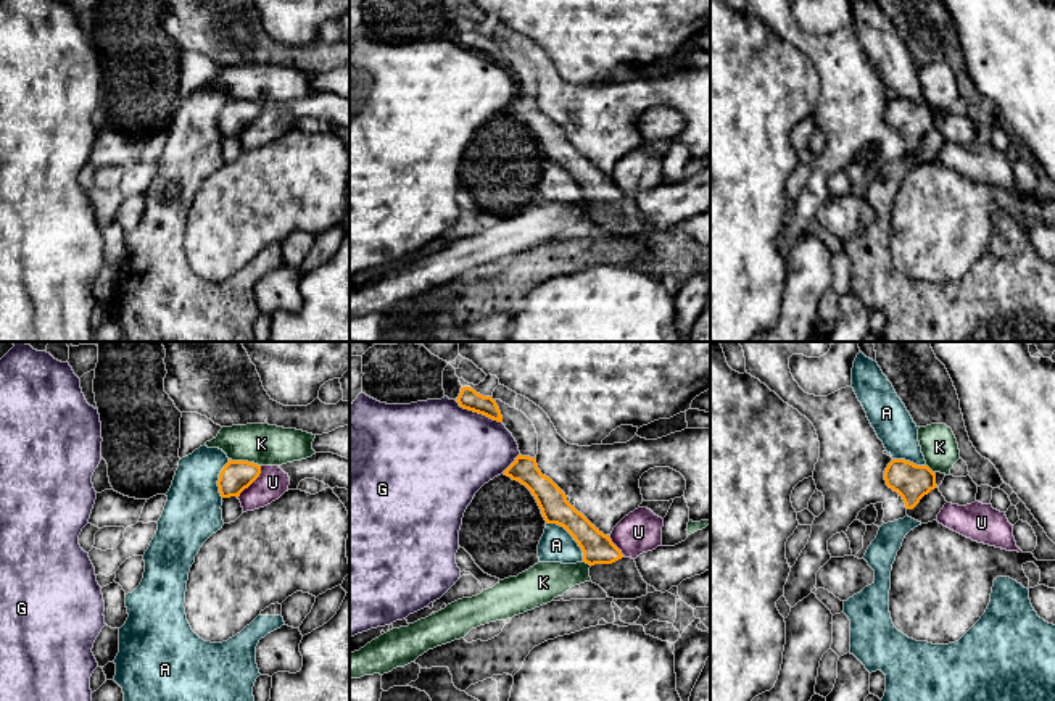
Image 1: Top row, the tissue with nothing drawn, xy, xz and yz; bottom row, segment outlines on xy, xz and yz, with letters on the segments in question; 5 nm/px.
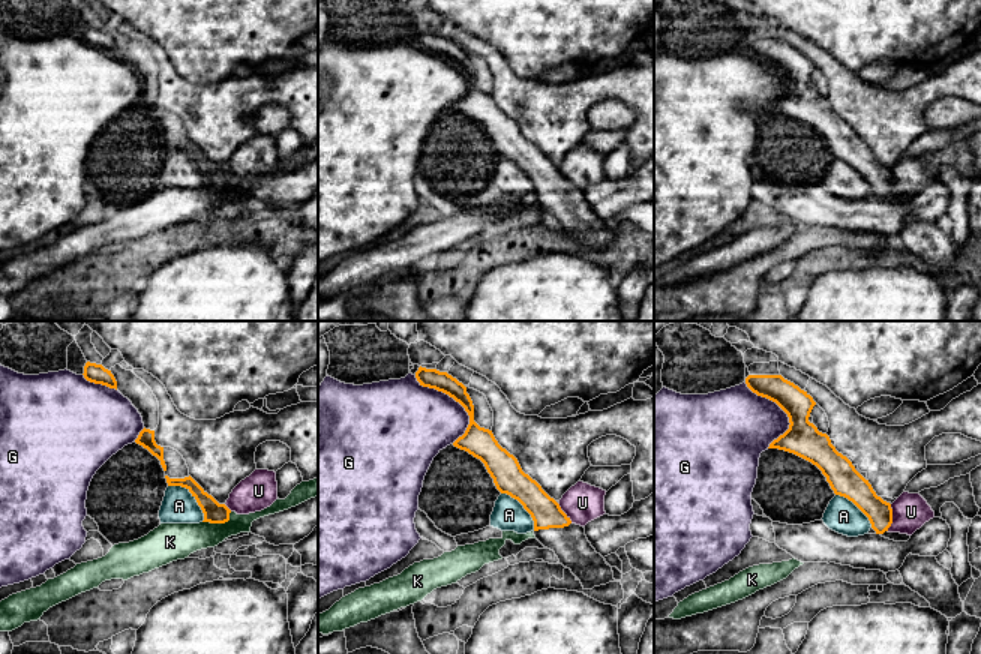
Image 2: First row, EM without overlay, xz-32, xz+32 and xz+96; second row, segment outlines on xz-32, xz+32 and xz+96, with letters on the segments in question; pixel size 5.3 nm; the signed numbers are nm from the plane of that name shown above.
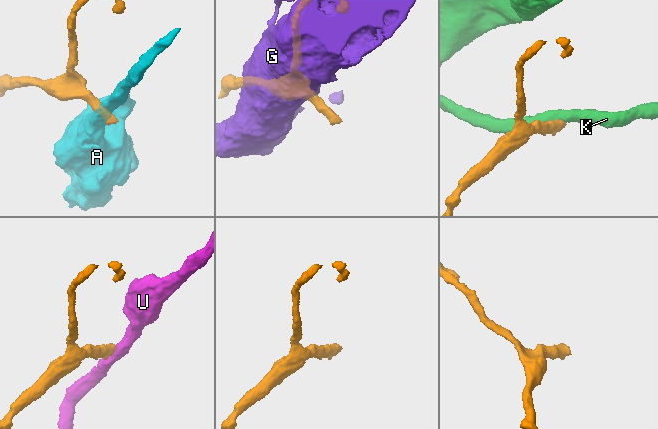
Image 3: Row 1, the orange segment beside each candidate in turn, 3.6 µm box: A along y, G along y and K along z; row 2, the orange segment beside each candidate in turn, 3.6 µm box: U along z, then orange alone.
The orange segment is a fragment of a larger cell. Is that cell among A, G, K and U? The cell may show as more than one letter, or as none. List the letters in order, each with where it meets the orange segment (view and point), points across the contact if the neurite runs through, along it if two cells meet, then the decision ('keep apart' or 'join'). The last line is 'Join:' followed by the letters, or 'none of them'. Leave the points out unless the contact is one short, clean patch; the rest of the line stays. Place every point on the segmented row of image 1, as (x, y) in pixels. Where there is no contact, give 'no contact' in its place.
A: meets orange in xz at (570, 534); border along xz (546, 522), (561, 526), (577, 543), (583, 559); keep apart
G: meets orange in xz at (479, 413); keep apart
K: meets orange in xy at (245, 461); border along xy (229, 458), (253, 461), (260, 466); keep apart
U: meets orange in xy at (252, 482); border along xy (261, 466), (261, 472), (237, 497); keep apart
Join: none of them

